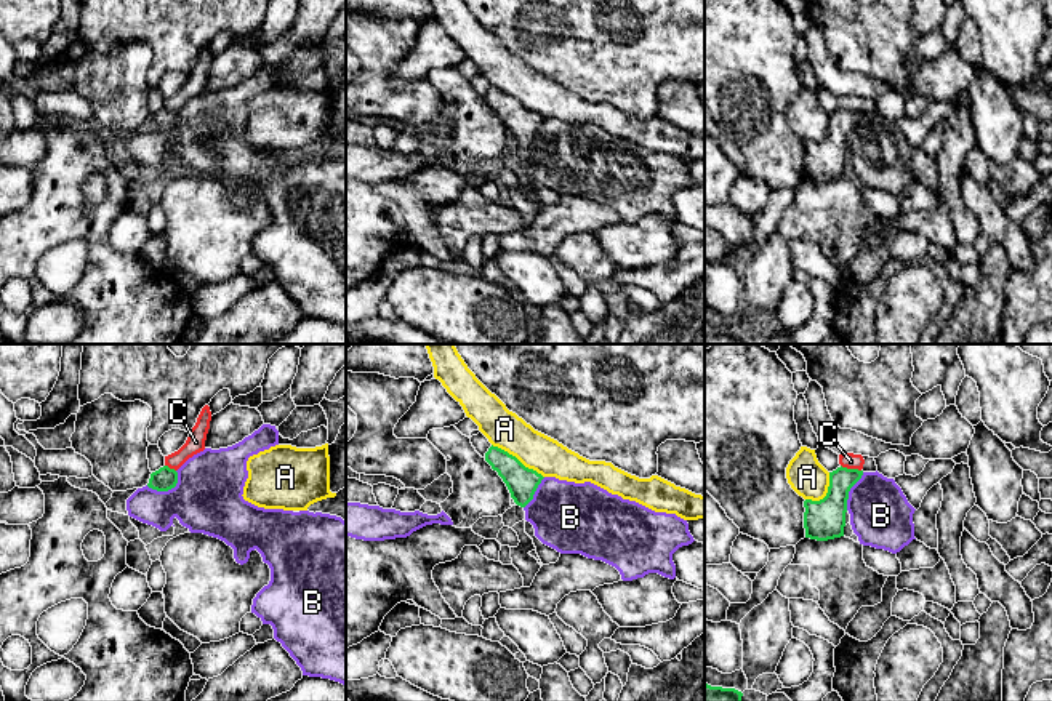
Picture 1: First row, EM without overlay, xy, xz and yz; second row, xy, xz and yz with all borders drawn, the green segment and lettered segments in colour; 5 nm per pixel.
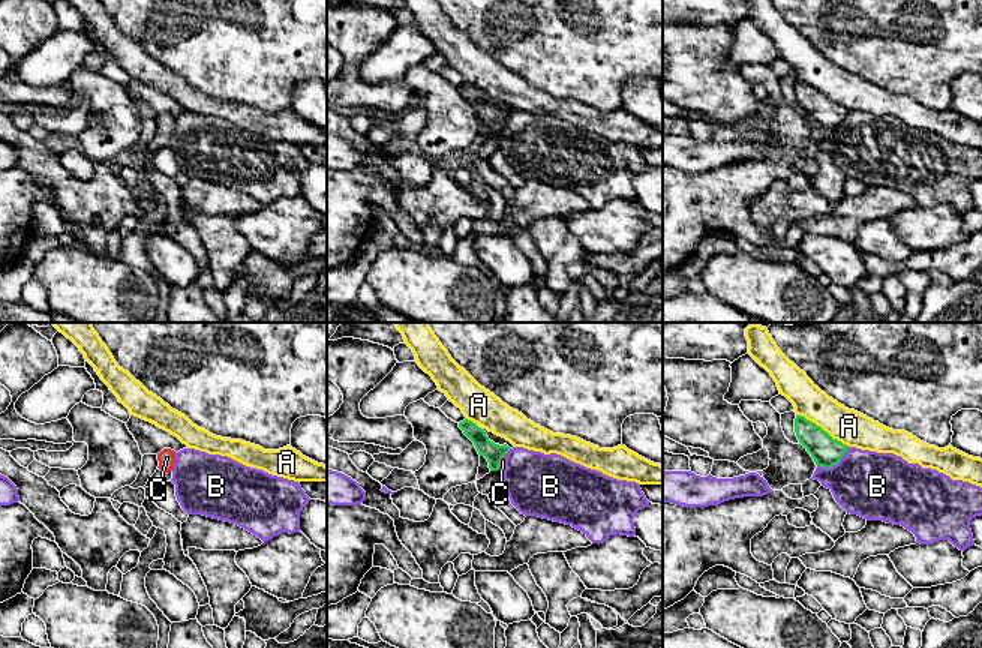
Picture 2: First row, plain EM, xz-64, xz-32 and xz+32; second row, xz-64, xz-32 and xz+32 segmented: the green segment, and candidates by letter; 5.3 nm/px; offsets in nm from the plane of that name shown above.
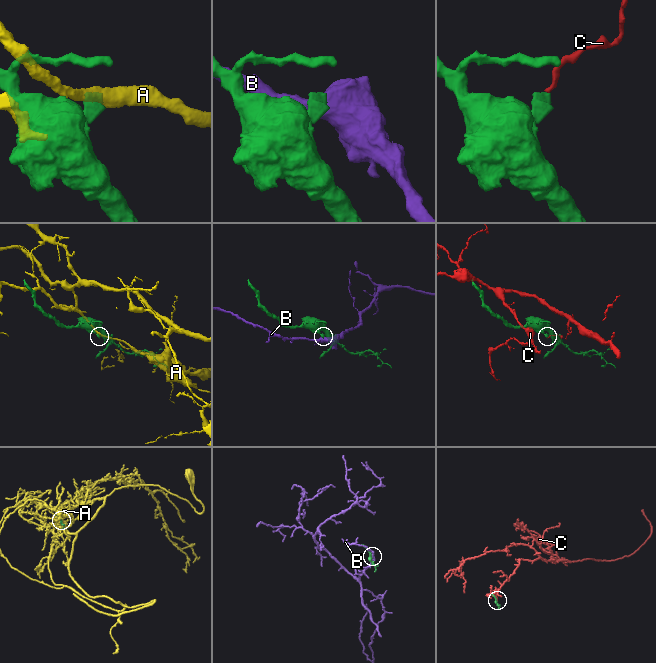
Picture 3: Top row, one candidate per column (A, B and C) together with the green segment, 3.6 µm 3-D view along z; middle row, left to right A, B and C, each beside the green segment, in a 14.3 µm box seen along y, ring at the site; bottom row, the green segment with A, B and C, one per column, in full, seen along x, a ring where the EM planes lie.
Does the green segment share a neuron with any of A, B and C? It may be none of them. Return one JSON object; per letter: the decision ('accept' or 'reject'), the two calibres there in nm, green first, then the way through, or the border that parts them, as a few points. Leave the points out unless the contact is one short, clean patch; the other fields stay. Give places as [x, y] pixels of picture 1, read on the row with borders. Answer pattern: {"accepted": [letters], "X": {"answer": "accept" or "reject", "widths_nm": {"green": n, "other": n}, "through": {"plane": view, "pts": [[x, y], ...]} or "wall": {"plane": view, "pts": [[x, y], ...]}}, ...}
{"accepted": [], "A": {"answer": "reject", "widths_nm": {"green": 160, "other": 190}}, "B": {"answer": "reject", "widths_nm": {"green": 120, "other": 340}, "wall": {"plane": "xy", "pts": [[178, 472], [178, 482], [167, 490], [152, 490], [146, 485]]}}, "C": {"answer": "reject", "widths_nm": {"green": 160, "other": 80}, "wall": {"plane": "yz", "pts": [[841, 464], [860, 471]]}}}

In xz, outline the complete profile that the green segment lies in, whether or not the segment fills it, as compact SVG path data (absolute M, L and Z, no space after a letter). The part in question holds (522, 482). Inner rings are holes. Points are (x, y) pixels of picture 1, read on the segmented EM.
M493 445L485 453L485 461L498 472L511 498L520 507L533 499L538 485L544 479L536 471L525 467L516 456Z

